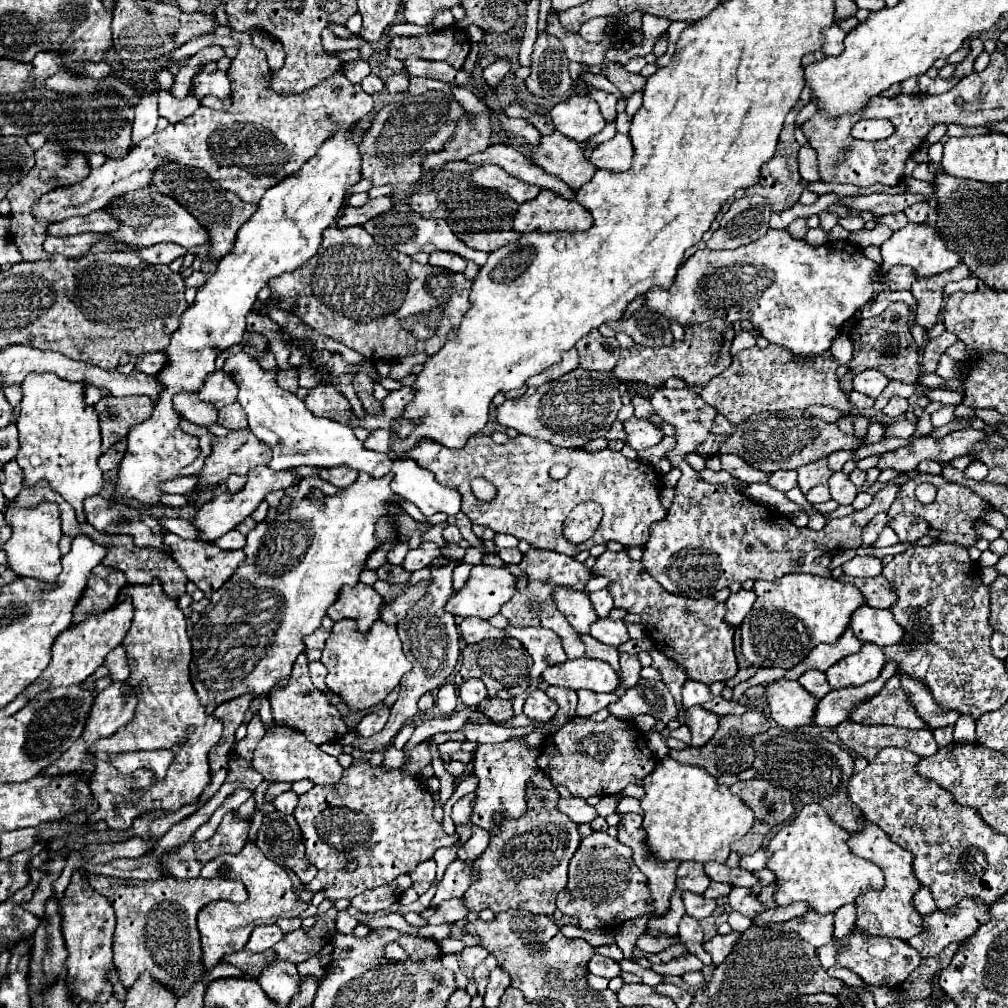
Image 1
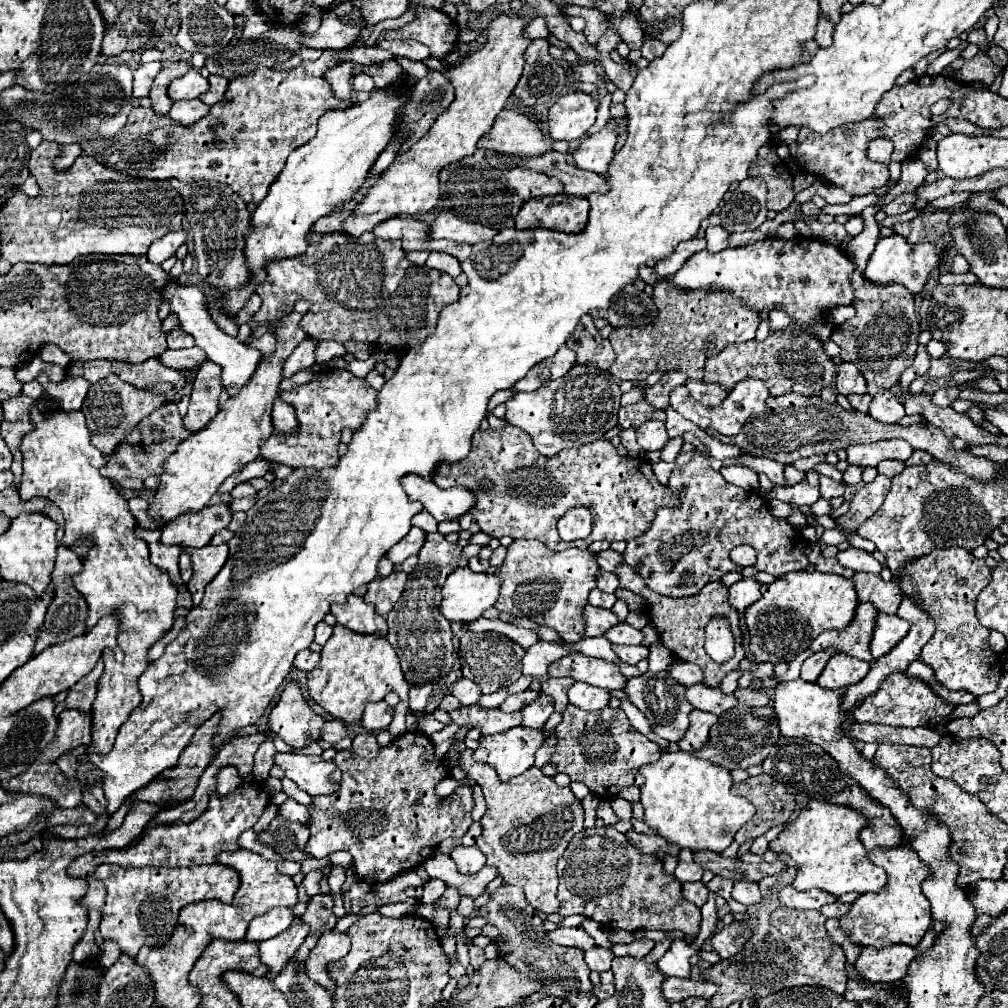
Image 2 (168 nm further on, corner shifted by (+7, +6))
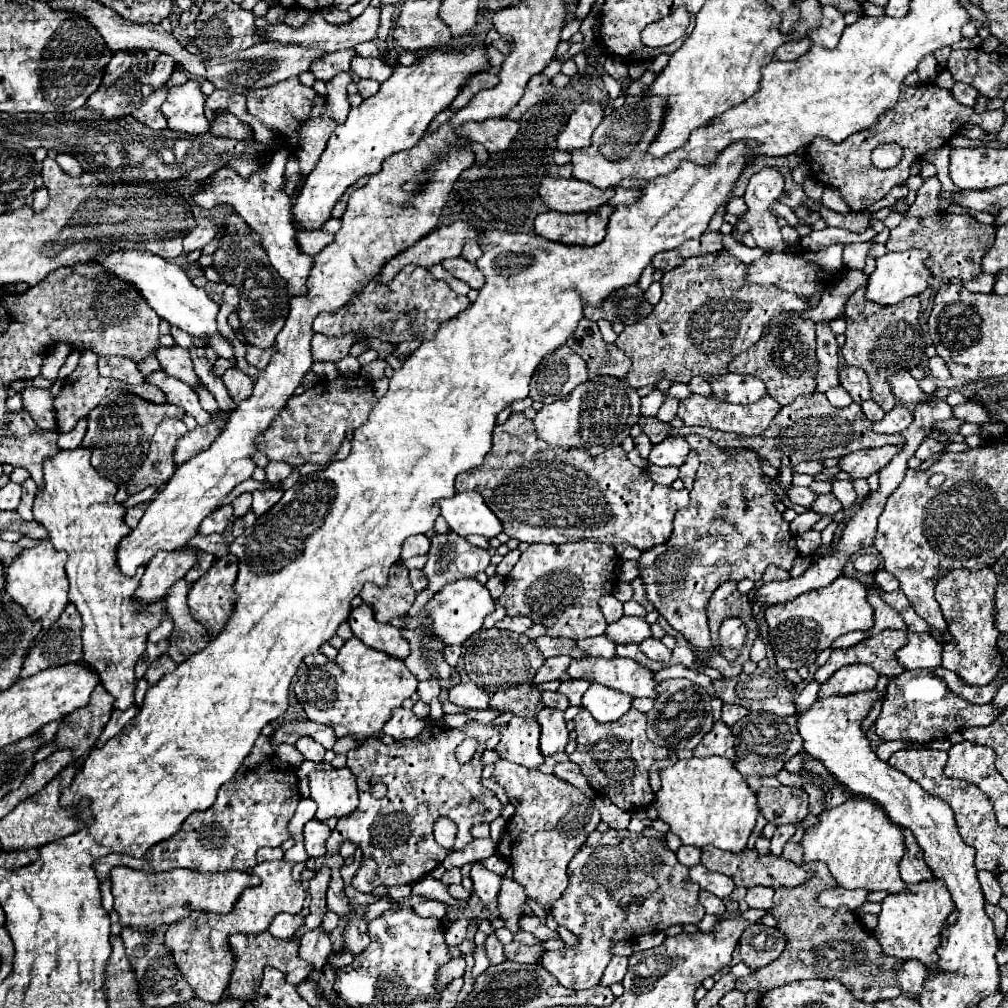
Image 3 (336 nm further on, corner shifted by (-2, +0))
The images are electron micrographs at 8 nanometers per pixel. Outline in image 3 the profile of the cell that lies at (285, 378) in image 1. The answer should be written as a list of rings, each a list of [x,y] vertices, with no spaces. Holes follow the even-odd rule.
[[[315,334],[311,348],[313,348],[313,360],[315,362],[337,362],[343,360],[349,352],[349,348],[357,342],[353,336],[345,338],[335,338],[335,336],[323,336]]]

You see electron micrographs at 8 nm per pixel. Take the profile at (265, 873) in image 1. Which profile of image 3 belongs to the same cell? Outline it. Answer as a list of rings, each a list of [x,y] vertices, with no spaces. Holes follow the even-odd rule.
[[[271,860],[257,864],[249,872],[261,878],[261,884],[255,888],[247,888],[233,912],[229,914],[209,914],[209,912],[193,912],[191,916],[179,920],[165,932],[165,946],[173,954],[179,972],[187,980],[187,984],[195,990],[195,996],[205,1002],[219,1002],[229,984],[229,974],[233,970],[233,958],[229,952],[227,938],[231,934],[259,934],[265,932],[273,916],[279,912],[299,914],[305,902],[305,890],[301,882],[295,882],[291,876],[291,862]]]

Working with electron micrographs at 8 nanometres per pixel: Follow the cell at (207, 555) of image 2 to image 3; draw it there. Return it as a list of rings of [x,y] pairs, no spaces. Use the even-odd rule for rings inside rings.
[[[233,554],[217,558],[213,566],[191,584],[188,592],[188,604],[195,620],[217,634],[225,620],[231,614],[235,596],[231,586],[237,578],[237,562]]]

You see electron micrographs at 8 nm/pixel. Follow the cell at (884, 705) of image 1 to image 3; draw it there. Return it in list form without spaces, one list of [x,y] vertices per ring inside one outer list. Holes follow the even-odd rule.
[[[905,670],[887,684],[883,708],[875,722],[875,734],[883,740],[945,740],[953,732],[963,732],[971,726],[989,726],[997,714],[991,704],[977,706],[955,696],[931,670]]]

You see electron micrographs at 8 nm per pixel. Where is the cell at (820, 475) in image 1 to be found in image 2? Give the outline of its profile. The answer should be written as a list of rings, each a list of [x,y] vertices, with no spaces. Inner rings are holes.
[[[808,472],[806,482],[800,482],[796,486],[788,486],[788,488],[778,488],[774,486],[766,498],[768,500],[782,500],[782,502],[796,502],[796,505],[810,505],[820,498],[819,493],[820,475],[816,472]]]

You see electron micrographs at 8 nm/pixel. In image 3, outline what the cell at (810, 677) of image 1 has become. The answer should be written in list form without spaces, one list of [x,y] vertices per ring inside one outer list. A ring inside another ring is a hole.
[[[883,630],[881,634],[867,638],[863,642],[859,642],[857,646],[851,648],[837,648],[833,650],[833,654],[829,656],[829,660],[817,668],[815,672],[815,680],[819,684],[823,684],[827,678],[831,678],[841,666],[847,664],[867,664],[873,670],[877,670],[879,674],[885,676],[899,676],[905,668],[899,666],[899,662],[893,658],[895,650],[899,646],[903,646],[907,642],[905,632],[901,630]]]

